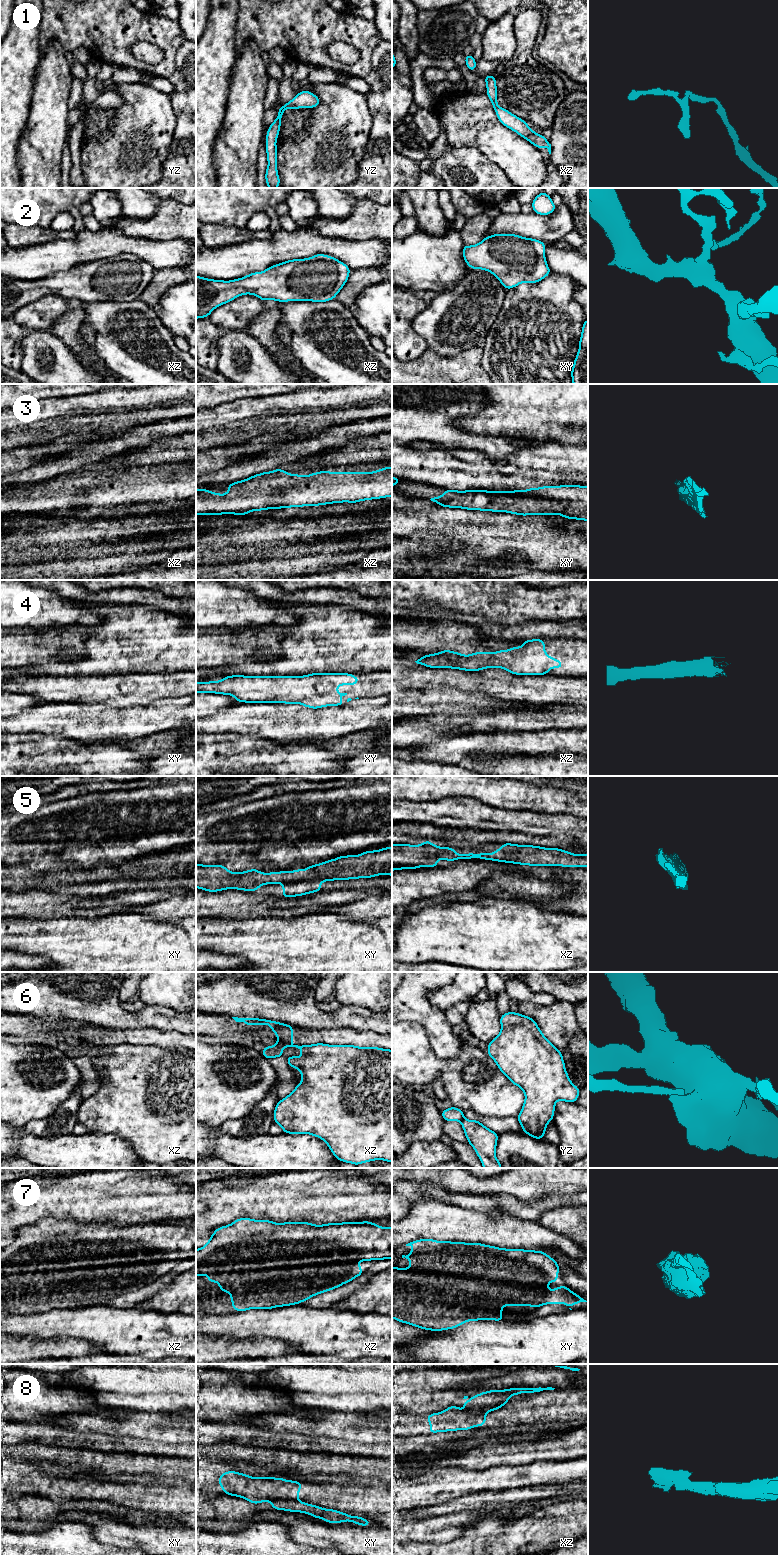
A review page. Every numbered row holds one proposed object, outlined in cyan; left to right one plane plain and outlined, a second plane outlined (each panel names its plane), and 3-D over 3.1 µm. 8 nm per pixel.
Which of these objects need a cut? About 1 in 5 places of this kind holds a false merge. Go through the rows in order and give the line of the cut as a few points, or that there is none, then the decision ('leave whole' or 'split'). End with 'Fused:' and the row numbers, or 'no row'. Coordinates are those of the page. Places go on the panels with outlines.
1: no cut; leave whole
2: no cut; leave whole
3: no cut; leave whole
4: no cut; leave whole
5: no cut; leave whole
6: cut in xz along (278, 1041), (292, 1045); split
7: no cut; leave whole
8: cut in xy along (296, 1499), (277, 1499), (271, 1504); split
Fused: 6, 8

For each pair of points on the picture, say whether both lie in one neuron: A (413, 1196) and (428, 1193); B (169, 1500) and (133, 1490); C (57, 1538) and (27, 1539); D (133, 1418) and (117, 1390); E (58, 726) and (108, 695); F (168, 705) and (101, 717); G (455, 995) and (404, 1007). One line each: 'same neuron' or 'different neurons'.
A: same neuron
B: same neuron
C: same neuron
D: different neurons
E: different neurons
F: same neuron
G: different neurons

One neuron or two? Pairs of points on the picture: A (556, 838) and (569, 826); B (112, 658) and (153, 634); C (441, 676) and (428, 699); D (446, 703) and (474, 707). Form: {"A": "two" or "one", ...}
{"A": "two", "B": "one", "C": "two", "D": "one"}

